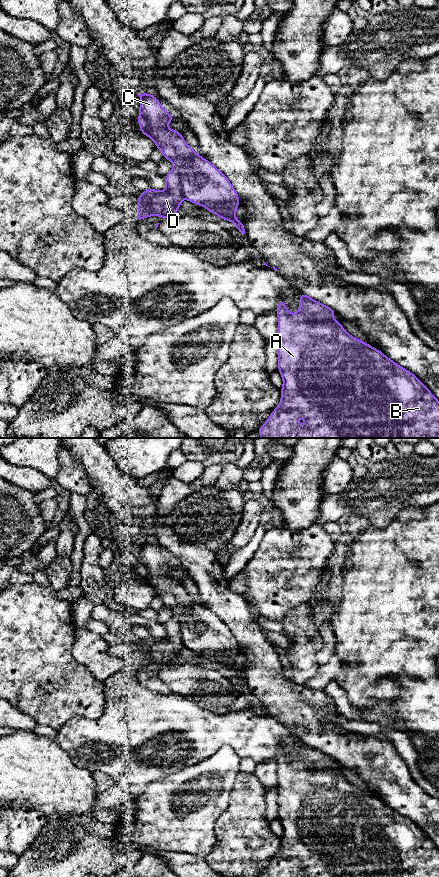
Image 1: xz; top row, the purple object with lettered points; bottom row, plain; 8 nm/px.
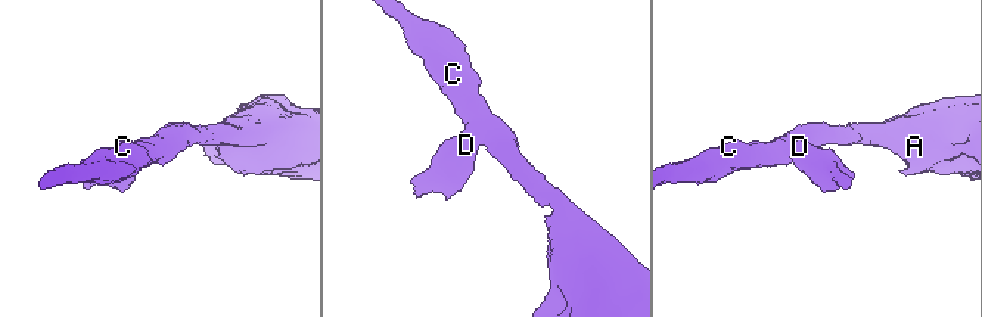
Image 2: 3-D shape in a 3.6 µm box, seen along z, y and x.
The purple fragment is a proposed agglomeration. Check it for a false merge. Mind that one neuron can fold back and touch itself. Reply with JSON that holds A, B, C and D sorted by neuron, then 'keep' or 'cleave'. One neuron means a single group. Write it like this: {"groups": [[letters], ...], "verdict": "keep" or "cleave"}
{"groups": [["A", "B", "C"], ["D"]], "verdict": "cleave"}

